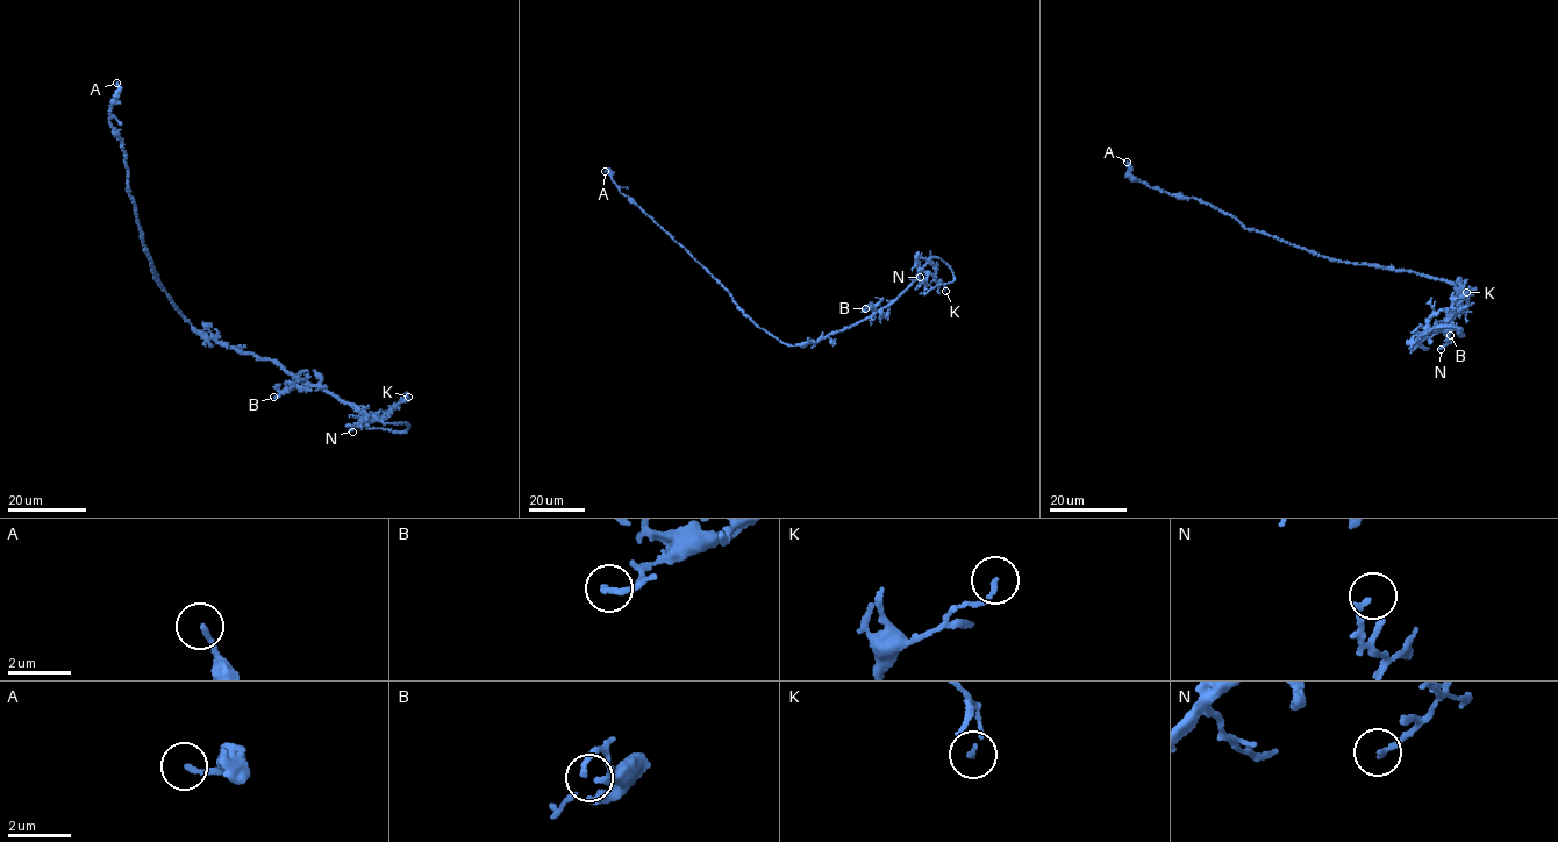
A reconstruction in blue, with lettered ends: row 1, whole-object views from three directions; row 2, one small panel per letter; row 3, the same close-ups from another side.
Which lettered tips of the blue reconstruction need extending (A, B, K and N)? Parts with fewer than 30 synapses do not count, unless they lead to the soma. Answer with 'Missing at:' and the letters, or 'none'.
Missing at: none

